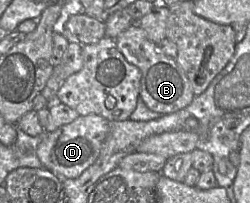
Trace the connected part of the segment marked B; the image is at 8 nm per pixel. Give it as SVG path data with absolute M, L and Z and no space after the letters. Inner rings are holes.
M132 24L115 40L126 60L140 69L140 98L150 110L166 115L179 111L192 102L195 95L182 68L175 59L166 56L159 46L148 38L139 24Z

